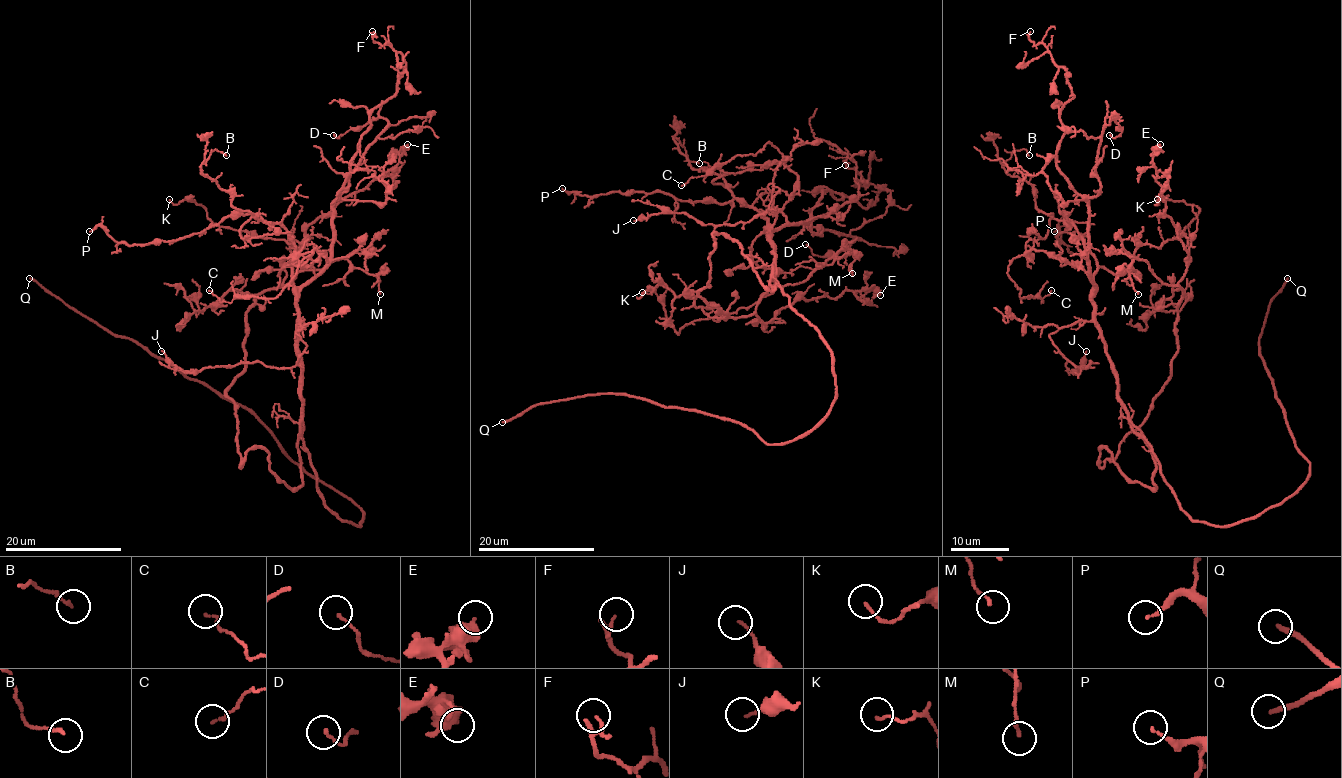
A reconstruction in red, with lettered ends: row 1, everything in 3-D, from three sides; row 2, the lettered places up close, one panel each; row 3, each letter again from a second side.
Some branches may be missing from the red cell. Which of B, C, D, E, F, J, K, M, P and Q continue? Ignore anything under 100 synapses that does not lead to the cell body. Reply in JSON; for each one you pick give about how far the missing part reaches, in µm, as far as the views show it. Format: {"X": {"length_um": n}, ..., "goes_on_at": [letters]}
{"Q": {"length_um": 25}, "goes_on_at": ["Q"]}

